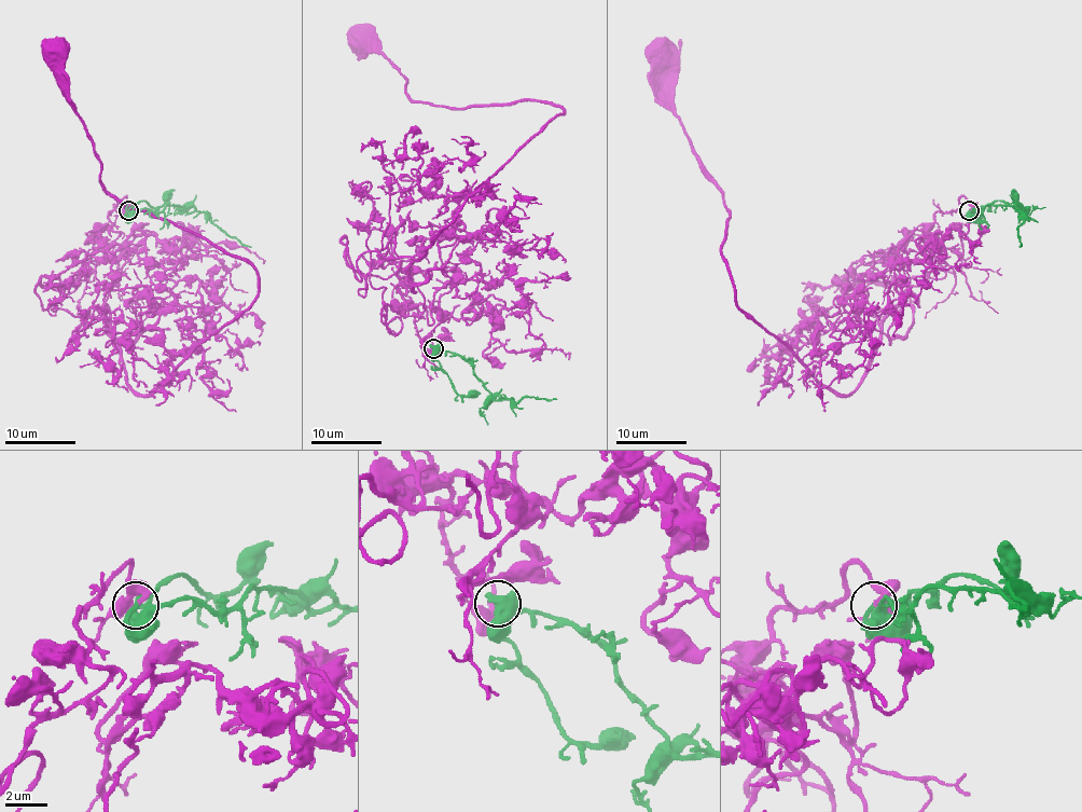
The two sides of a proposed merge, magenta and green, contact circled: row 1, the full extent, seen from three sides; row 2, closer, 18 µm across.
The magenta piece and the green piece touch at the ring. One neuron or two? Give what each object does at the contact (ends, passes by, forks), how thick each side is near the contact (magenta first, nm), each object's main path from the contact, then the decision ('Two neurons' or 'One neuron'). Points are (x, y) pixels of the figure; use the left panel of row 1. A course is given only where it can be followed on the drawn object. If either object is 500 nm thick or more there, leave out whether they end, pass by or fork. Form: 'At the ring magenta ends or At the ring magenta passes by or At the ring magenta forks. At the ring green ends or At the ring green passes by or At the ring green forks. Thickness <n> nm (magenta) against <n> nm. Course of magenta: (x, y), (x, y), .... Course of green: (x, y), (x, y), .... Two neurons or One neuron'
At the ring magenta ends. At the ring green ends. Thickness 200 nm (magenta) against 180 nm. Course of magenta: (128, 210), (109, 216), (132, 249), (103, 316), (148, 395), (259, 275), (109, 193), (56, 52). Course of green: (128, 210), (150, 208), (158, 211), (167, 205), (195, 207), (229, 235), (251, 247). One neuron

